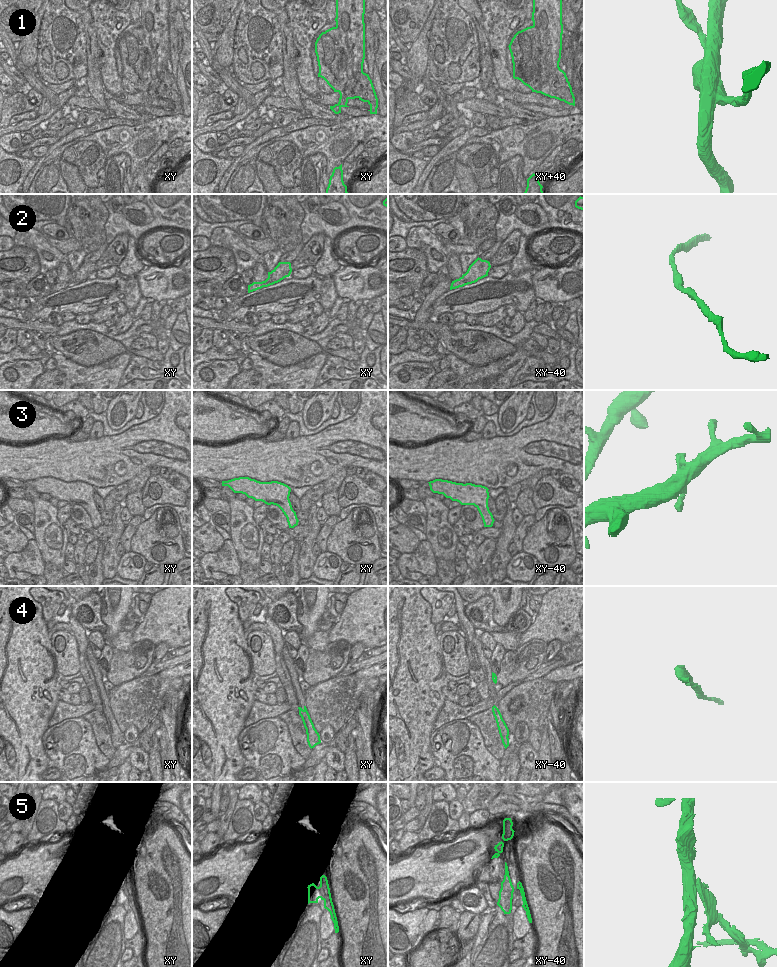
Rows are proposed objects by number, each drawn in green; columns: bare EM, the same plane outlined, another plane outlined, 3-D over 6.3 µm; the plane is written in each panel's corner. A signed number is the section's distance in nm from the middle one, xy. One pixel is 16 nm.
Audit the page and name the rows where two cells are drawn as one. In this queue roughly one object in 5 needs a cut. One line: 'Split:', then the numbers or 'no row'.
Split: 1, 4, 5

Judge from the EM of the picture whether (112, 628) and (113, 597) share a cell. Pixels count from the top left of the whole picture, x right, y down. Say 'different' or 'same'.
same

